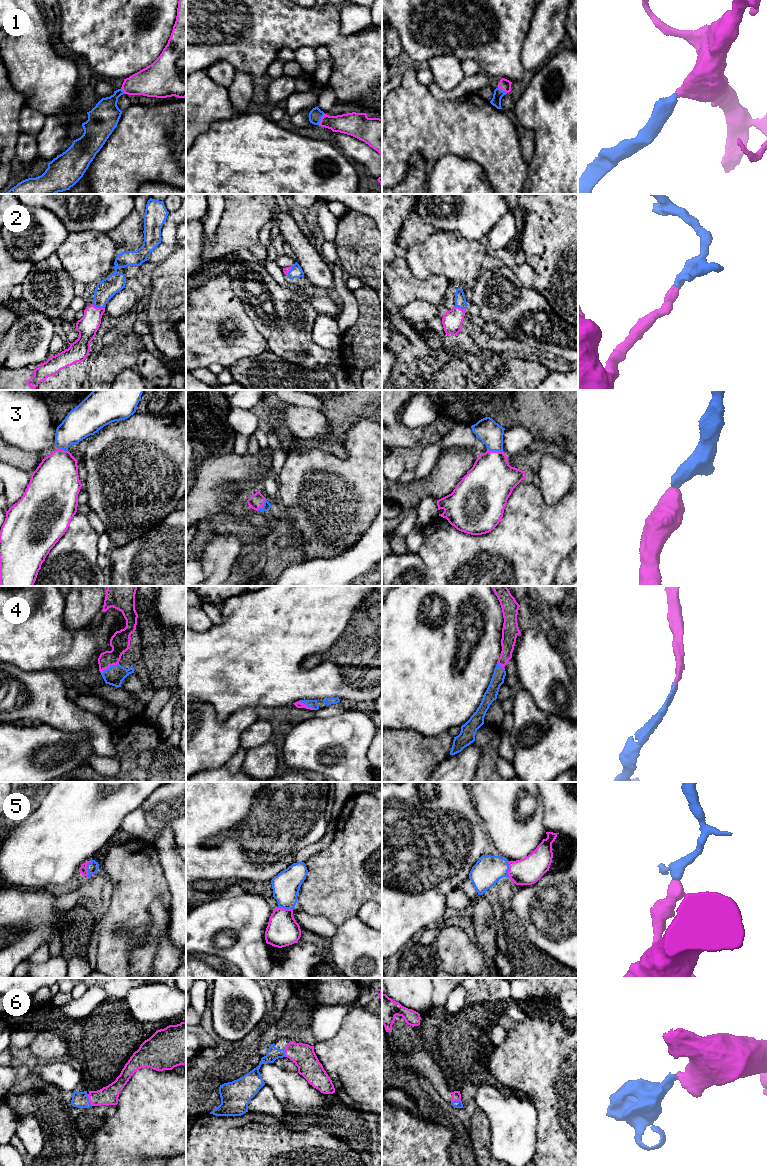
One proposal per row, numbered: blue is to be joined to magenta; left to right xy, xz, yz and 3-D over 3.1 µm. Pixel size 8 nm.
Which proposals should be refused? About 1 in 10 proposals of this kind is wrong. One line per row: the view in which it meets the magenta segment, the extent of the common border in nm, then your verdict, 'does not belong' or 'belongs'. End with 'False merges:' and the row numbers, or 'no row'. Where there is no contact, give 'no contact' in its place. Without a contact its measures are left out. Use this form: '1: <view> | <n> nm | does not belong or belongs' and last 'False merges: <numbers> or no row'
1: xz | 110 nm | belongs
2: xy | 110 nm | belongs
3: yz | 140 nm | belongs
4: xy | 170 nm | belongs
5: xy | 140 nm | belongs
6: xy | 100 nm | belongs
False merges: no row

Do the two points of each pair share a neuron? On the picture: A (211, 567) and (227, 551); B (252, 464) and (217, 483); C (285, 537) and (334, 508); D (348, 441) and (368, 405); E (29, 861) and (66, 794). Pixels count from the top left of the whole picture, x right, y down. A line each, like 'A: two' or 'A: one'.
A: one
B: one
C: two
D: two
E: one

